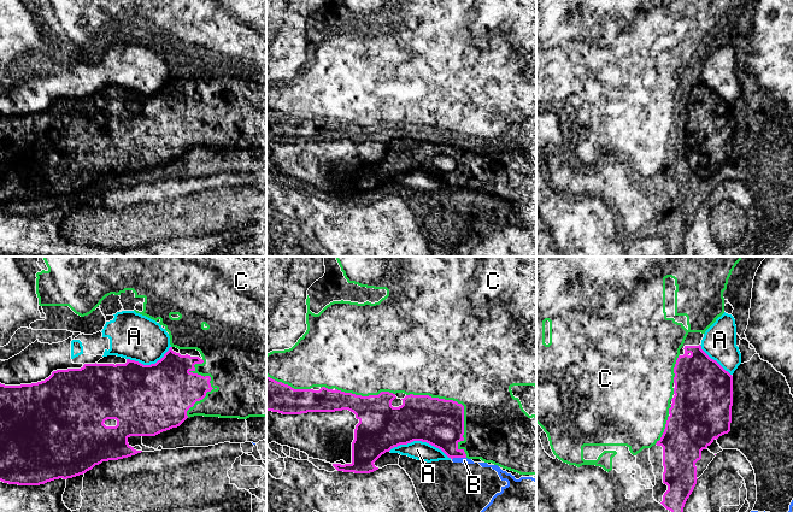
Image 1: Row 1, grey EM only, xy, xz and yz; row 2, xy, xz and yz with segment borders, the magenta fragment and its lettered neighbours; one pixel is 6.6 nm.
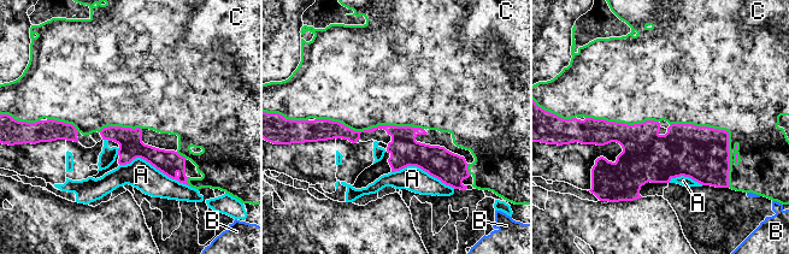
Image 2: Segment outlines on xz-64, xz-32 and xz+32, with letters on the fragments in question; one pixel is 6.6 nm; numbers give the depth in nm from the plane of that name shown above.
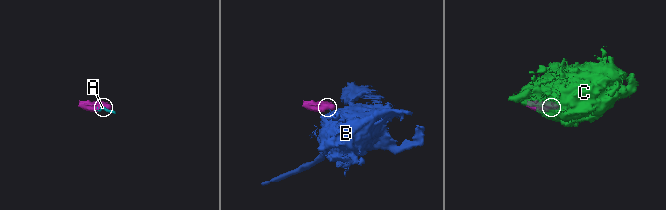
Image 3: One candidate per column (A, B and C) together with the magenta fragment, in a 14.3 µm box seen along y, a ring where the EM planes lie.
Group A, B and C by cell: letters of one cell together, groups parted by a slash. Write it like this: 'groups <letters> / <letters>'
groups A / B / C

